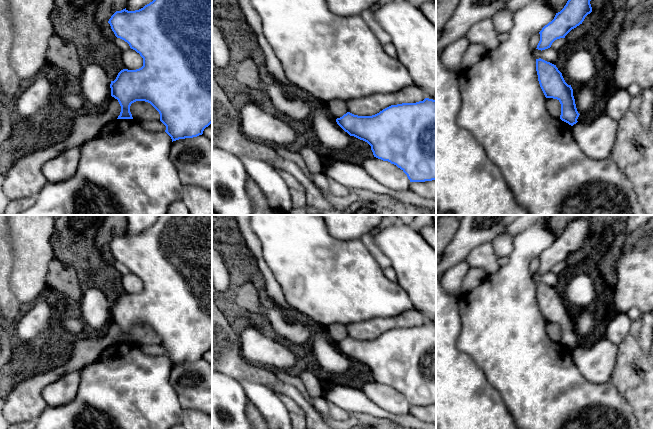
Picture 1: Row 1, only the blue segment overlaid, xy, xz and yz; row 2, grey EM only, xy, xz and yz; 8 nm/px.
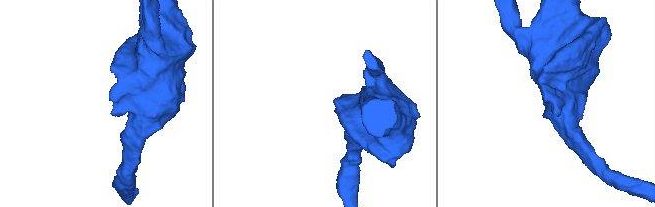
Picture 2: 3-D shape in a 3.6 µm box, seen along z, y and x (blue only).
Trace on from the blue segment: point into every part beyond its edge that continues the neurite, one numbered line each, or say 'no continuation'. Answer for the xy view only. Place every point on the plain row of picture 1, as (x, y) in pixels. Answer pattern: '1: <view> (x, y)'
no continuation

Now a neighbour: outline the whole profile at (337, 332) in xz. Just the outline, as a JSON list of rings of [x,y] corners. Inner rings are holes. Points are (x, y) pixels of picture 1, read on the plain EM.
[[[340,323],[322,325],[322,331],[326,332],[329,338],[336,344],[348,336],[346,326]]]

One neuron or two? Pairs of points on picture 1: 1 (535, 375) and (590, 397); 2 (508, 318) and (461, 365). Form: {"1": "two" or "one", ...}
{"1": "one", "2": "two"}

